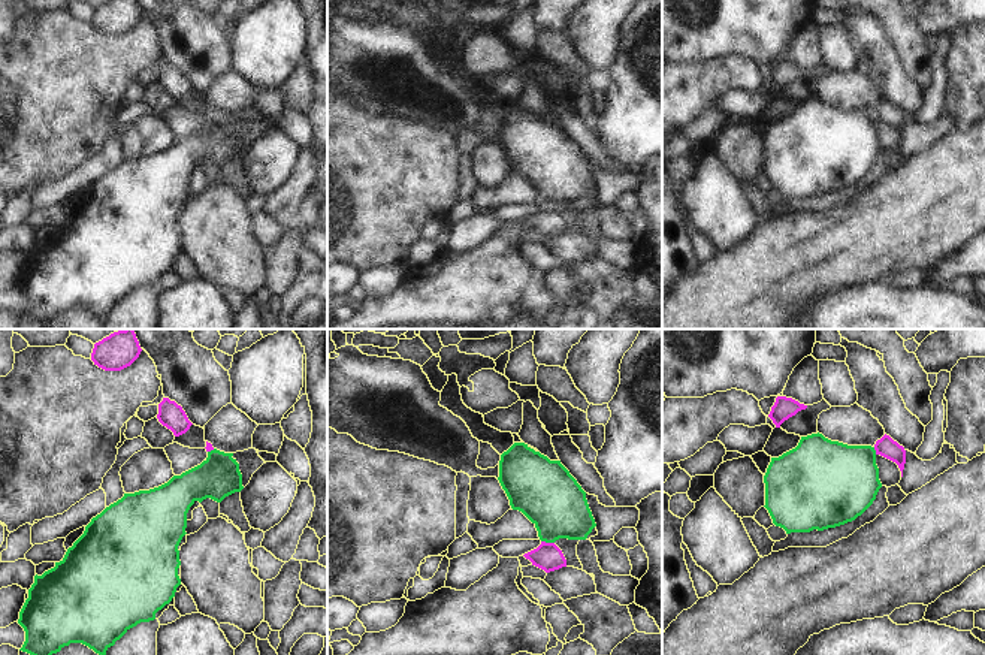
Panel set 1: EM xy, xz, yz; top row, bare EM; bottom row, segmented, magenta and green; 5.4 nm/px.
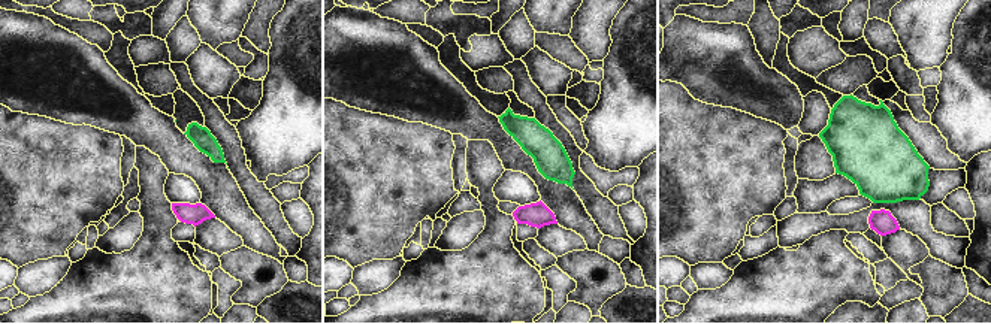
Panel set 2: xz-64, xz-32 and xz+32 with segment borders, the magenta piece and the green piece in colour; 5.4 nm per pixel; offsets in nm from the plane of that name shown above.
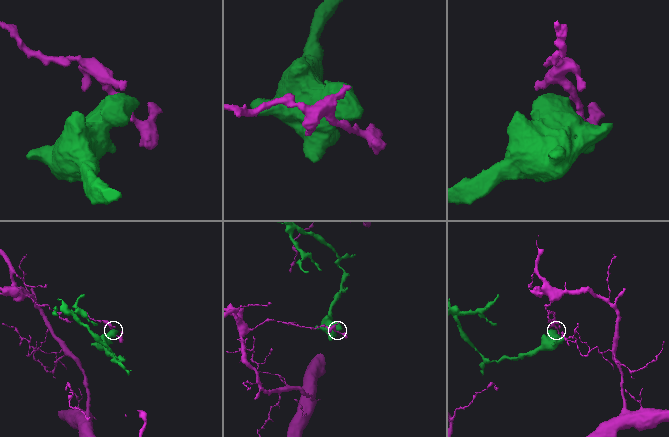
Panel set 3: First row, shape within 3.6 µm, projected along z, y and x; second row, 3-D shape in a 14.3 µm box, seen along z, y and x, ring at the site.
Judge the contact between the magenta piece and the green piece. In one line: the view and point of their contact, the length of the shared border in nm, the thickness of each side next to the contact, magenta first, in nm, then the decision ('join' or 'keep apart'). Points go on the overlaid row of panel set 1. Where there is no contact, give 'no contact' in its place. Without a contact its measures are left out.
contact xz (547, 543); length 70 nm; calibres 150 and 320 nm; keep apart

